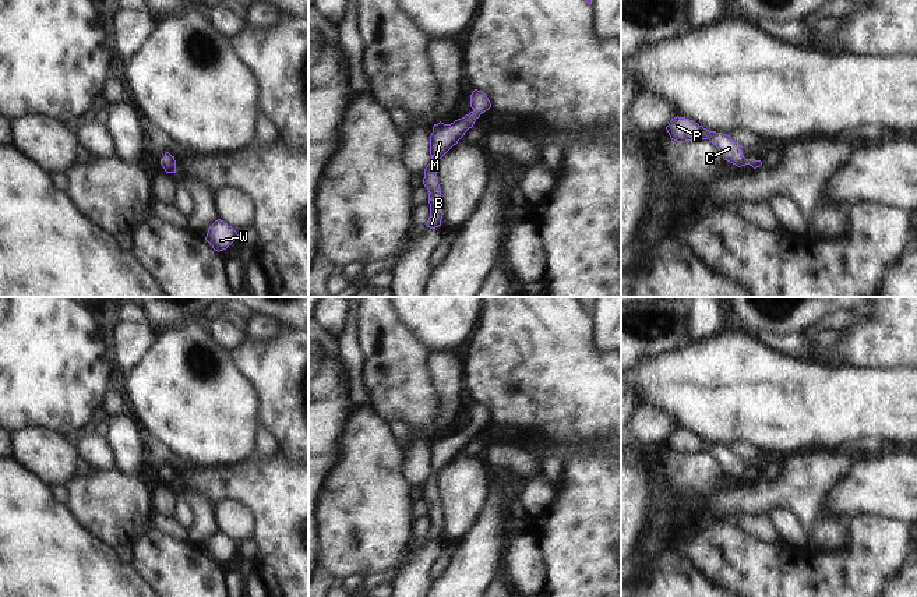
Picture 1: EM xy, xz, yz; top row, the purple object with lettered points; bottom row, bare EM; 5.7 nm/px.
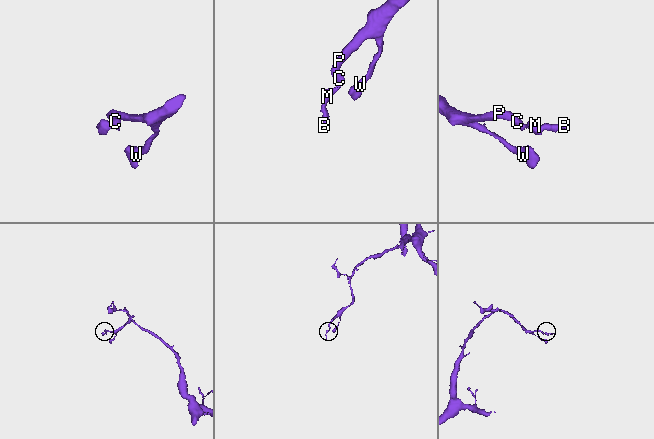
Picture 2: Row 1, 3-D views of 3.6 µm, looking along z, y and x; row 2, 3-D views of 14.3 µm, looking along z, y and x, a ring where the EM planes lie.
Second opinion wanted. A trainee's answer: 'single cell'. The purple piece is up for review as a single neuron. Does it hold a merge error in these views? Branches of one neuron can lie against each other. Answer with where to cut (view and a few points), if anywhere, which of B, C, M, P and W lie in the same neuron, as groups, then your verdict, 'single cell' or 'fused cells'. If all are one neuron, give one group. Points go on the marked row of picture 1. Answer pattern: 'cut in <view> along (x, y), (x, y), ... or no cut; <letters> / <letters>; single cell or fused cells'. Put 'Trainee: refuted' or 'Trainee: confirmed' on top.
Trainee: confirmed
no cut; B C M P W; single cell

